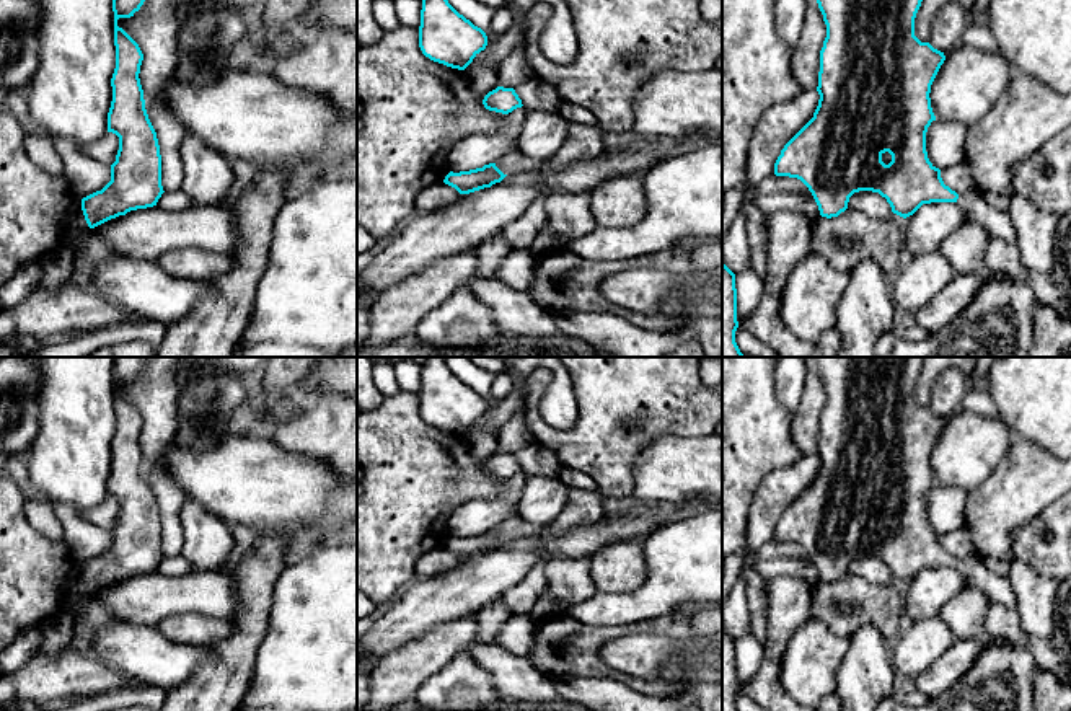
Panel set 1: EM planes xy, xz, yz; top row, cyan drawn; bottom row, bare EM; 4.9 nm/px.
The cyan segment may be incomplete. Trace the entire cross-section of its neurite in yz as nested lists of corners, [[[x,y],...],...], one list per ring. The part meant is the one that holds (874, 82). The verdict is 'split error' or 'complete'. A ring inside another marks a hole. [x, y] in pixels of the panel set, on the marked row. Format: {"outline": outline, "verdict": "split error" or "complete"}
{"outline": [[[817,0],[826,24],[817,86],[820,99],[813,117],[781,150],[774,174],[800,179],[822,217],[838,217],[859,191],[879,192],[903,219],[923,204],[959,199],[926,152],[926,132],[936,121],[931,85],[945,55],[915,36],[921,2]]], "verdict": "complete"}

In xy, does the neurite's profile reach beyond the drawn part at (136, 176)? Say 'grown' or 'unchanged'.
grown

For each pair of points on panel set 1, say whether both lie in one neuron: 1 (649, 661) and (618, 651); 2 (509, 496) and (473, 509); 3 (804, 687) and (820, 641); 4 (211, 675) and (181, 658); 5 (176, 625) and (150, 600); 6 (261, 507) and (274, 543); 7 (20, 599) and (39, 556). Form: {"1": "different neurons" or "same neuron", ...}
{"1": "same neuron", "2": "same neuron", "3": "same neuron", "4": "different neurons", "5": "different neurons", "6": "different neurons", "7": "same neuron"}

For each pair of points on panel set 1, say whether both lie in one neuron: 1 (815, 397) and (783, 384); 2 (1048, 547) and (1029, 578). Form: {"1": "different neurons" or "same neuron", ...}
{"1": "different neurons", "2": "different neurons"}

